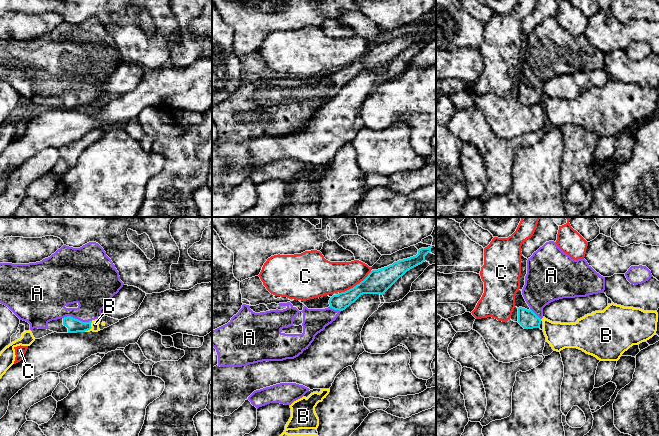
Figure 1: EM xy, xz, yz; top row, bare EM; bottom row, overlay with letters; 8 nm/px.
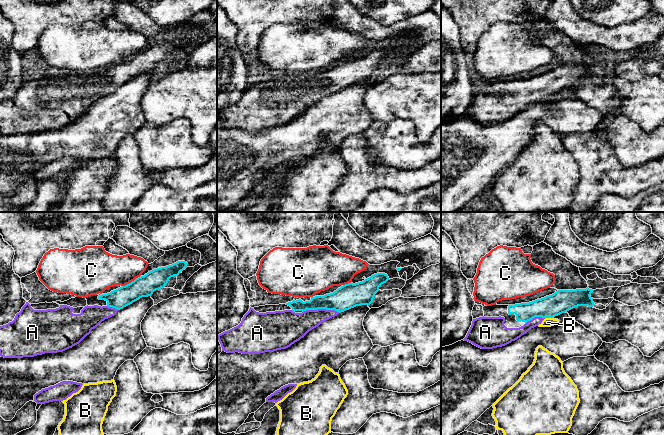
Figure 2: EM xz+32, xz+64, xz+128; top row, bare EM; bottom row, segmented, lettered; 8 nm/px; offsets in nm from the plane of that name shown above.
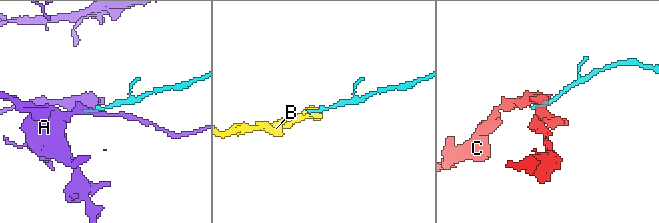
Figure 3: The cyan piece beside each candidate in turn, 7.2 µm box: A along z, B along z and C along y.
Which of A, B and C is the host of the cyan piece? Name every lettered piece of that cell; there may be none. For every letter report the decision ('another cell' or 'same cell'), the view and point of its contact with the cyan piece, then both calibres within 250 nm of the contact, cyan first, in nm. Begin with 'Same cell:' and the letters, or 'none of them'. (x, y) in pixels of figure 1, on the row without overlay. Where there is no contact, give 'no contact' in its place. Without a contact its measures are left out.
Same cell: A
A: same cell; meets cyan in xy at (77, 95); 110 nm thick on the cyan side, 300 nm on the other
B: another cell; meets cyan in xy at (90, 104); 110 nm thick on the cyan side, 70 nm on the other
C: another cell; meets cyan in xz at (356, 61); 190 nm thick on the cyan side, 260 nm on the other

